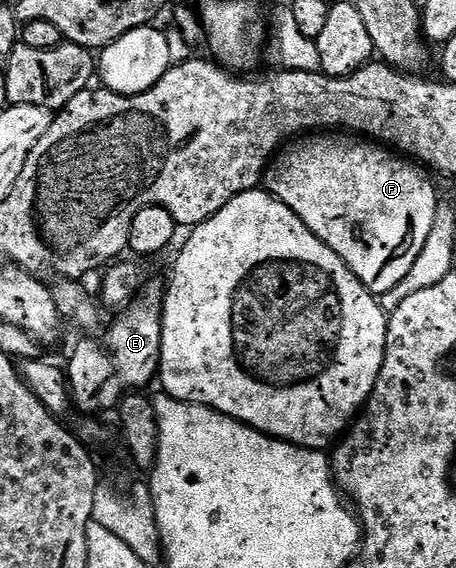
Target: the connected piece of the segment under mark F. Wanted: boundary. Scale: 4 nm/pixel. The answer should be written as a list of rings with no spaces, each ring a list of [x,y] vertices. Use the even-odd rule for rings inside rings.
[[[316,132],[288,145],[271,159],[267,167],[267,193],[286,203],[303,220],[306,228],[326,243],[373,294],[383,296],[400,281],[403,283],[408,277],[414,251],[423,245],[435,218],[438,194],[431,180],[423,174],[425,171],[415,161],[405,160],[387,145],[340,132]]]

